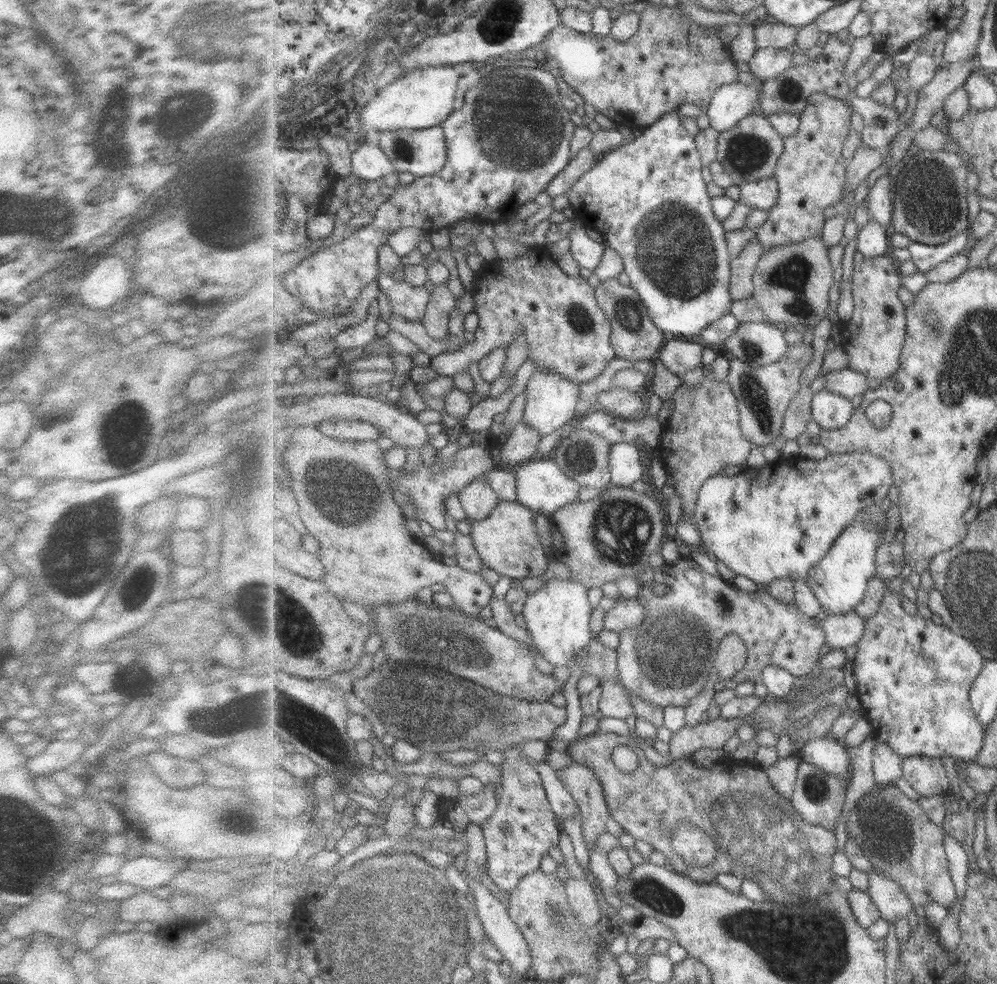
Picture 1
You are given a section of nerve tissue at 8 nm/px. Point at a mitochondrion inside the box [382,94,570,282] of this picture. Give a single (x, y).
(404, 149)

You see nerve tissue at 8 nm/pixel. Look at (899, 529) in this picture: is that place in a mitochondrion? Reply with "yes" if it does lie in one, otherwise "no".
no

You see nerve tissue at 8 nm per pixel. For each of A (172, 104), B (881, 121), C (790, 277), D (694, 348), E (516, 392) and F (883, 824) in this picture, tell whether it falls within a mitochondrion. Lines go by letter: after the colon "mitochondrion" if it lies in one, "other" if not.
A: mitochondrion
B: other
C: mitochondrion
D: other
E: other
F: mitochondrion

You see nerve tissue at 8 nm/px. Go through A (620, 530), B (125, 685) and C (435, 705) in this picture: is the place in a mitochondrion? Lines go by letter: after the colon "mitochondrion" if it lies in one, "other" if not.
A: mitochondrion
B: other
C: mitochondrion

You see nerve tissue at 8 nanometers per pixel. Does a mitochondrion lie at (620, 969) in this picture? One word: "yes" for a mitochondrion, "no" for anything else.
no

